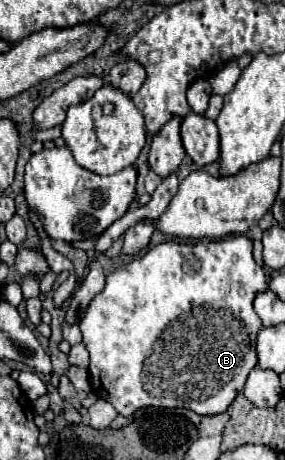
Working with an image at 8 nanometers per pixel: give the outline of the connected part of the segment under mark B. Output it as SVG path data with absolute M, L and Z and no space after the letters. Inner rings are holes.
M241 234L241 236L231 236L231 238L221 238L219 240L205 240L205 242L195 242L195 244L179 244L179 242L165 242L159 244L155 248L151 248L143 258L135 258L133 262L129 262L127 266L115 270L113 274L107 276L107 284L105 288L91 300L89 310L85 312L83 320L79 322L79 328L83 332L83 342L91 354L91 364L89 364L89 380L91 380L91 388L93 392L111 402L113 408L123 414L123 416L131 416L135 410L143 408L143 406L155 406L155 408L191 408L197 414L209 416L209 414L221 414L225 412L231 402L235 400L235 396L243 390L245 380L249 376L249 372L257 366L257 352L255 352L255 338L261 324L261 318L255 314L253 310L253 300L257 294L265 292L269 288L267 276L263 272L261 266L255 264L253 254L251 254L253 242ZM159 340L159 356L153 356L155 352L155 342Z

